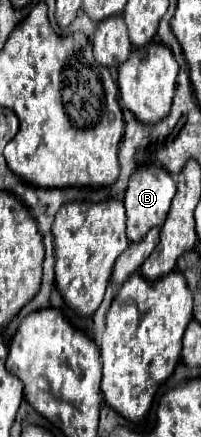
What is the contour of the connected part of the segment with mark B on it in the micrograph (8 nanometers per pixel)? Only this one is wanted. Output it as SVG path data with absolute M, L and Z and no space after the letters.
M139 167L131 175L129 187L125 191L125 209L127 209L127 237L131 241L141 241L151 227L161 227L169 213L171 199L175 195L175 181L163 167Z

